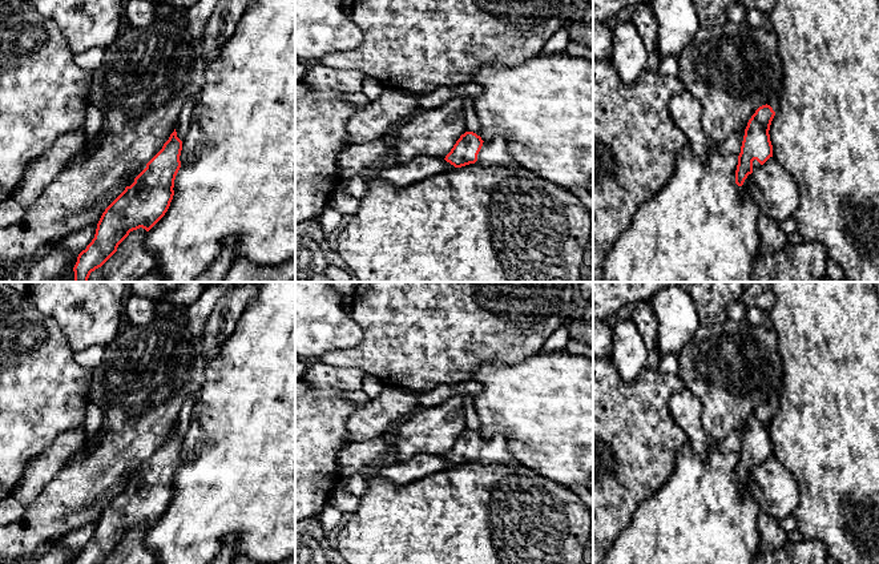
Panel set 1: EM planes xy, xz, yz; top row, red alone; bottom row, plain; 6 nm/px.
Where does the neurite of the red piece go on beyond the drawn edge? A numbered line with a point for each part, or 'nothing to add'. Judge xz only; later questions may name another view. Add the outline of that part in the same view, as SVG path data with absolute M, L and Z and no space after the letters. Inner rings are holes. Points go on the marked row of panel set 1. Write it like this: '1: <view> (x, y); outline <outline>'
1: xz (495, 152); outline M500 137L493 138L491 141L484 141L483 146L477 154L476 164L481 166L512 166L515 165L515 160L508 152L508 146L505 141Z

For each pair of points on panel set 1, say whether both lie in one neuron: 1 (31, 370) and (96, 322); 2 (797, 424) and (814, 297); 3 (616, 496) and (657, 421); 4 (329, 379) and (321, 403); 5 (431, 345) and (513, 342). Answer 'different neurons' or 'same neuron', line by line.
1: different neurons
2: same neuron
3: same neuron
4: different neurons
5: same neuron

